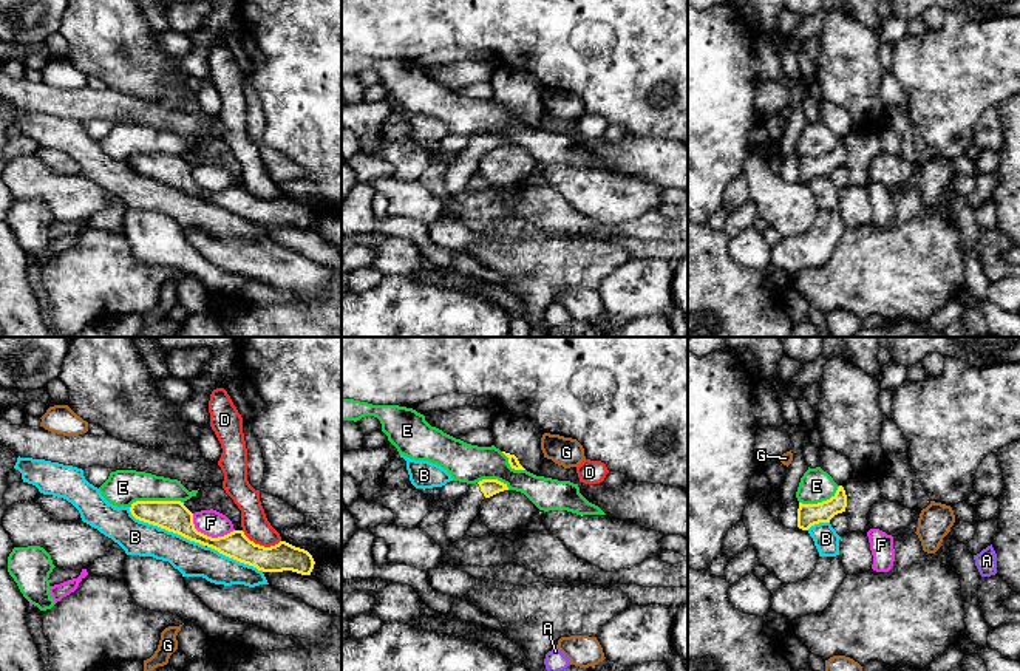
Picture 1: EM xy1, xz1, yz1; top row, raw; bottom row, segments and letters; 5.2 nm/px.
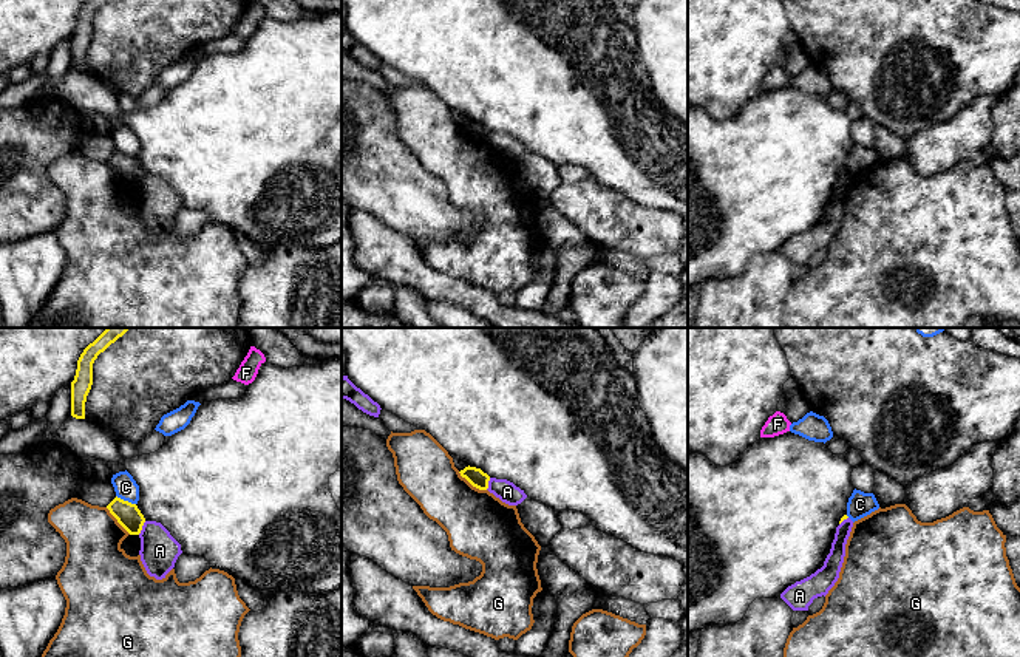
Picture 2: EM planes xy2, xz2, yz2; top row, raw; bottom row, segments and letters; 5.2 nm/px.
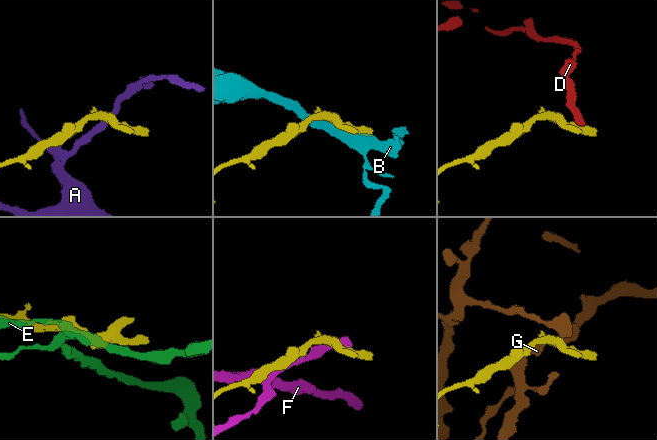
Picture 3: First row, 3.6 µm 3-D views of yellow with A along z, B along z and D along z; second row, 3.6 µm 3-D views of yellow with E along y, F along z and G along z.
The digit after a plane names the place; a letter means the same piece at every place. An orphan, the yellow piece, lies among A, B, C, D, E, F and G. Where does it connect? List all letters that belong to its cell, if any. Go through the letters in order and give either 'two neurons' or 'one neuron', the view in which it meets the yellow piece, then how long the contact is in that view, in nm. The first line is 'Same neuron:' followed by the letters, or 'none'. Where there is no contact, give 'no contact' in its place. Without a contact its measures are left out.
Same neuron: none
A: two neurons | xy2 | 80 nm
B: two neurons | xy1 | 440 nm
C: two neurons | xy2 | 120 nm
D: two neurons | xy1 | 220 nm
E: two neurons | xy1 | 280 nm
F: two neurons | xy1 | 240 nm
G: two neurons | xz2 | 180 nm

